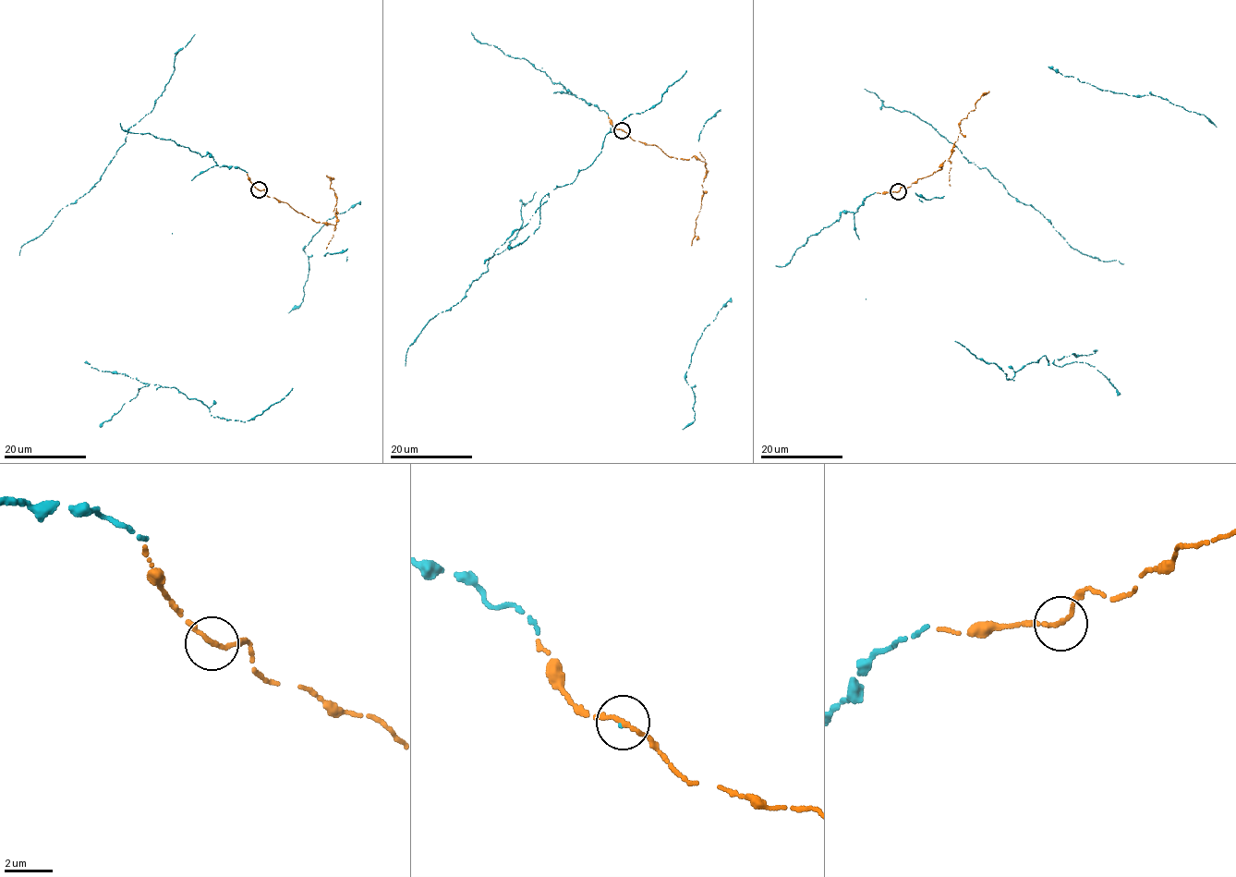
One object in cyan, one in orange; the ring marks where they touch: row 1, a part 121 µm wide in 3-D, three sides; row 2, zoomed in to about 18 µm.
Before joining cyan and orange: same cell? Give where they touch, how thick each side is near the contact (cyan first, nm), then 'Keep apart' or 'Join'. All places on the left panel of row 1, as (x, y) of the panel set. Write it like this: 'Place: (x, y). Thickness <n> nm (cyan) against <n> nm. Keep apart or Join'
Place: (259, 189). Thickness 100 nm (cyan) against 180 nm. Join

